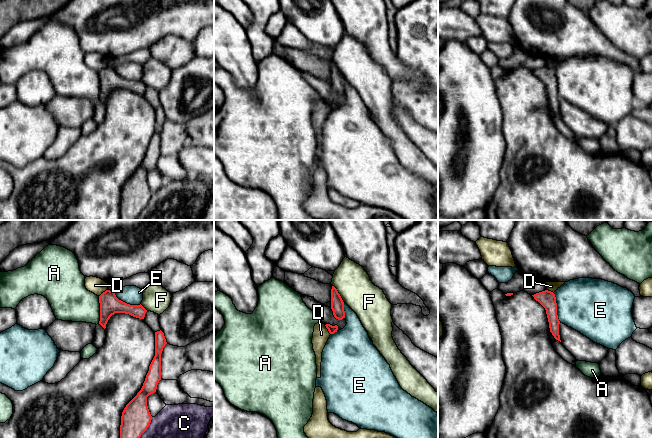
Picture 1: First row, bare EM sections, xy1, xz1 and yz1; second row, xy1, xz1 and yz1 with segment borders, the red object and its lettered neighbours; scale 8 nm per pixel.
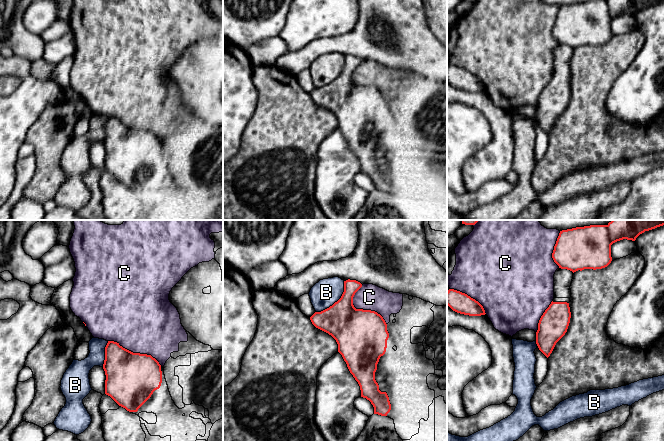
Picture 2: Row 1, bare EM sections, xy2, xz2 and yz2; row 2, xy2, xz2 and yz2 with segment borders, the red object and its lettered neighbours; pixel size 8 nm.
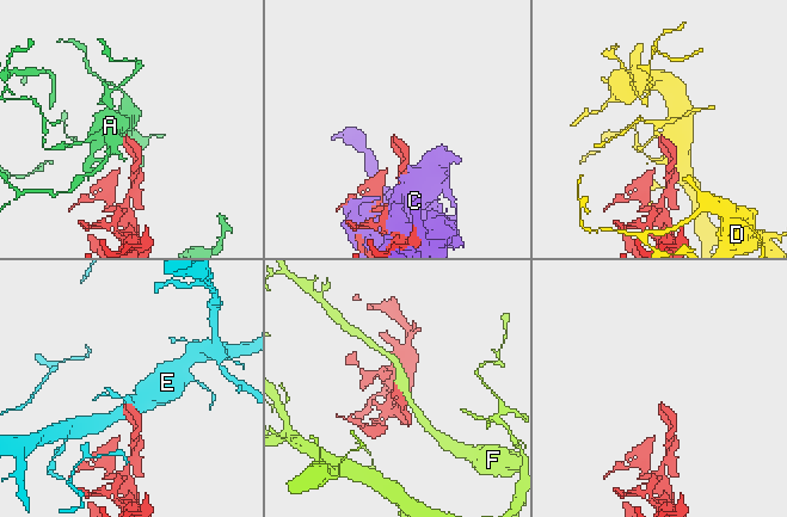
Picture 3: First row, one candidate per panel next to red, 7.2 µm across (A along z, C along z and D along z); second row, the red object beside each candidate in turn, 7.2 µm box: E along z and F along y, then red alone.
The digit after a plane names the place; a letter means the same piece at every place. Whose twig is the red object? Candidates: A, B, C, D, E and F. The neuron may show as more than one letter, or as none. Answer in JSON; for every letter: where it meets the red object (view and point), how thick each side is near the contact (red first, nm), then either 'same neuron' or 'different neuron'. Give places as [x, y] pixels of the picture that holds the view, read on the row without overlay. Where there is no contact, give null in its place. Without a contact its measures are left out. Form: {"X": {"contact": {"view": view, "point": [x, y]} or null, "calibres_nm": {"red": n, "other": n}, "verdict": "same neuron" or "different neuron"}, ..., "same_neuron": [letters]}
{"A": {"contact": {"view": "xy1", "point": [100, 86]}, "calibres_nm": {"red": 160, "other": 320}, "verdict": "different neuron"}, "B": {"contact": {"view": "xz2", "point": [337, 77]}, "calibres_nm": {"red": 320, "other": 220}, "verdict": "same neuron"}, "C": {"contact": {"view": "xz2", "point": [361, 85]}, "calibres_nm": {"red": 420, "other": 200}, "verdict": "different neuron"}, "D": {"contact": {"view": "xz1", "point": [328, 106]}, "calibres_nm": {"red": 60, "other": 130}, "verdict": "different neuron"}, "E": {"contact": {"view": "xy1", "point": [126, 79]}, "calibres_nm": {"red": 160, "other": 150}, "verdict": "different neuron"}, "F": {"contact": {"view": "xz1", "point": [337, 68]}, "calibres_nm": {"red": 110, "other": 280}, "verdict": "different neuron"}, "same_neuron": ["B"]}

